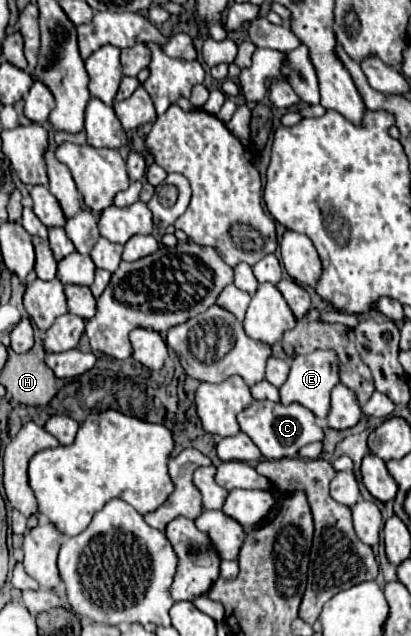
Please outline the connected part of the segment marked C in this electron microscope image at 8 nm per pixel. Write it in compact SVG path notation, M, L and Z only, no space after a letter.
M268 399L264 401L252 401L246 409L238 413L238 425L240 429L254 441L254 445L260 449L260 453L266 459L284 459L284 457L298 457L300 447L322 441L324 433L316 425L316 417L312 411L302 407L300 403L272 403Z

